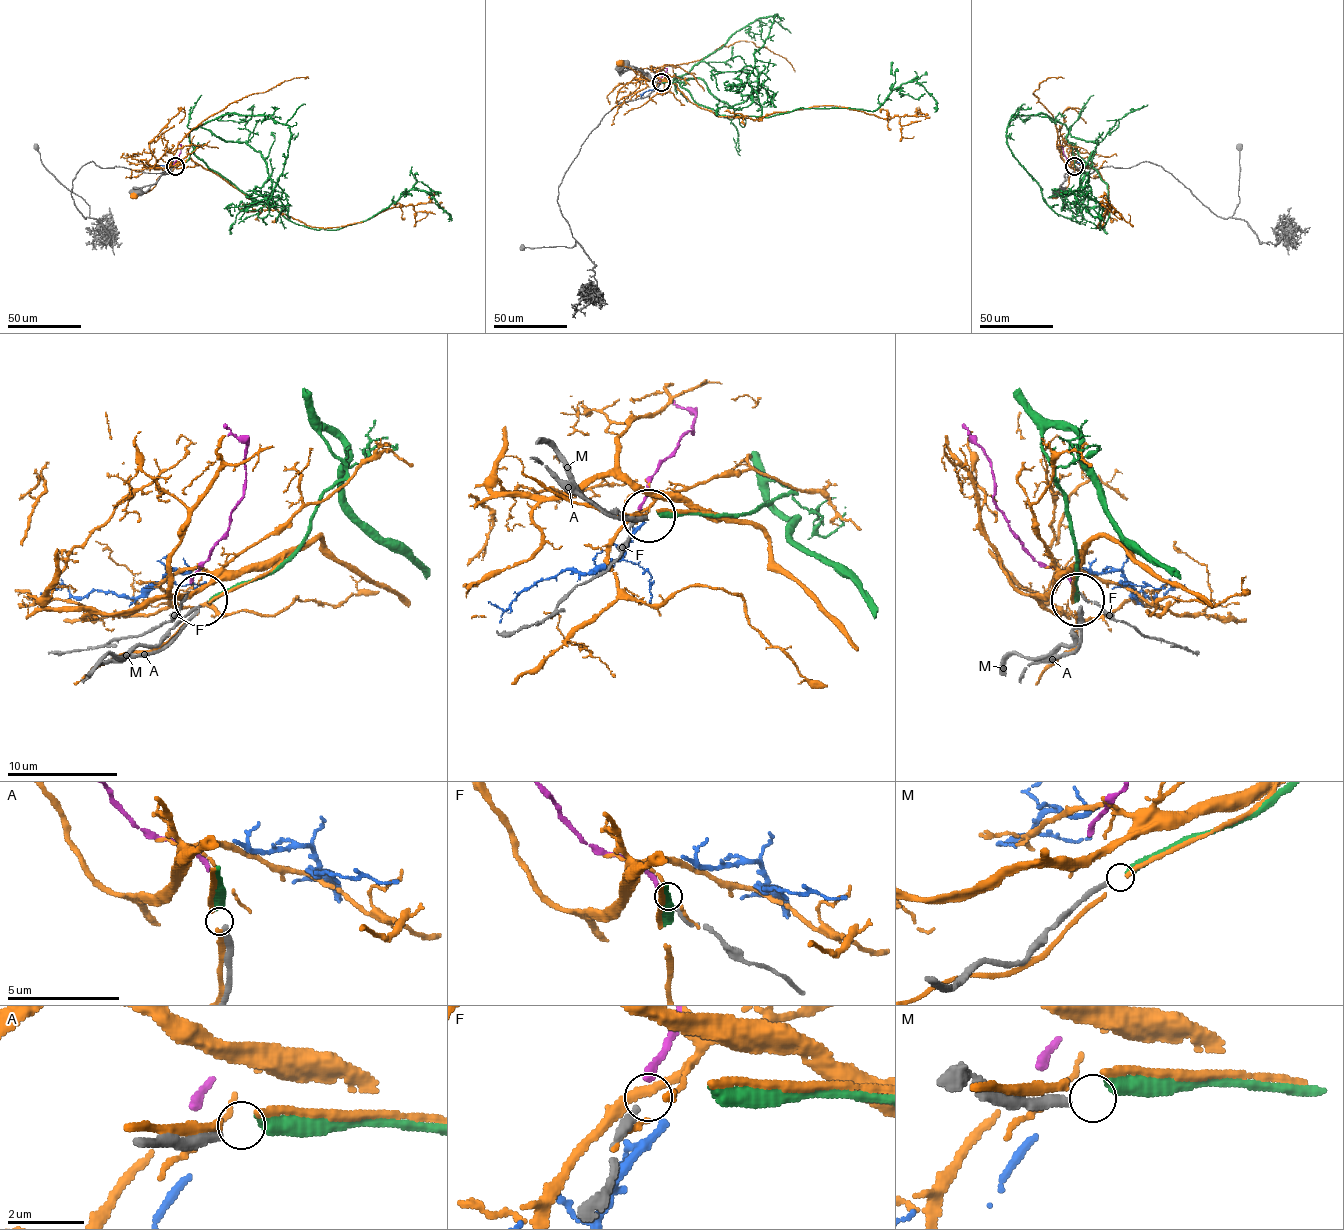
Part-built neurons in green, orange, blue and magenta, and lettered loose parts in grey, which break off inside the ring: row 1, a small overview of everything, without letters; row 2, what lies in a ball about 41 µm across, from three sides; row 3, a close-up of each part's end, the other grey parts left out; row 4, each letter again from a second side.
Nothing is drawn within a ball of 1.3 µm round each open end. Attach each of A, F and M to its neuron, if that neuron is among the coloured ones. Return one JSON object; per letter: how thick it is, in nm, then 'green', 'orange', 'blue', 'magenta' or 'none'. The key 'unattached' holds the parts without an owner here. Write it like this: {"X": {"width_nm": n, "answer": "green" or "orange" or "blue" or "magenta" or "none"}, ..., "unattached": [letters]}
{"A": {"width_nm": 240, "answer": "green"}, "F": {"width_nm": 200, "answer": "magenta"}, "M": {"width_nm": 240, "answer": "none"}, "unattached": ["M"]}

